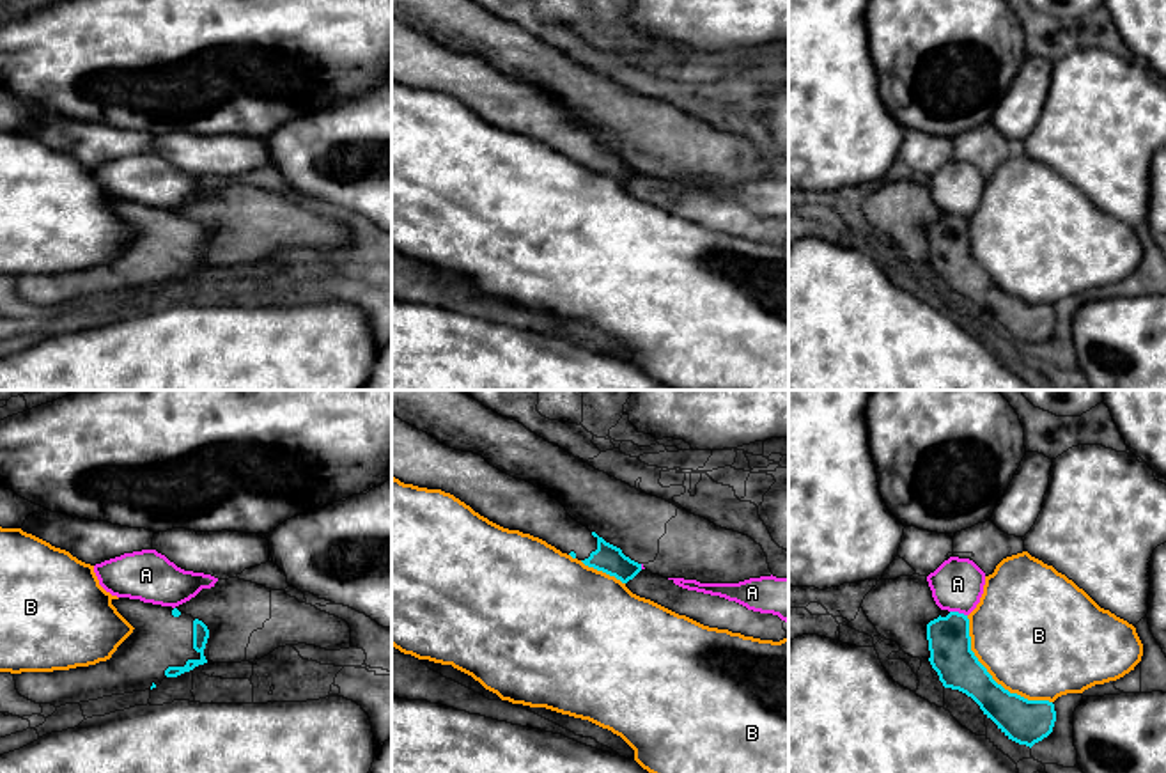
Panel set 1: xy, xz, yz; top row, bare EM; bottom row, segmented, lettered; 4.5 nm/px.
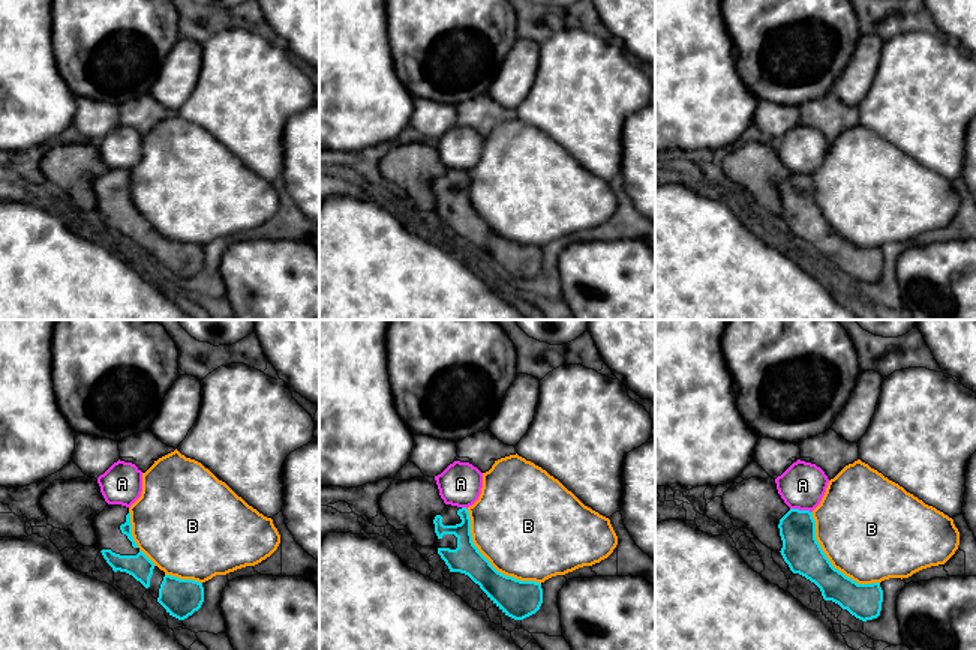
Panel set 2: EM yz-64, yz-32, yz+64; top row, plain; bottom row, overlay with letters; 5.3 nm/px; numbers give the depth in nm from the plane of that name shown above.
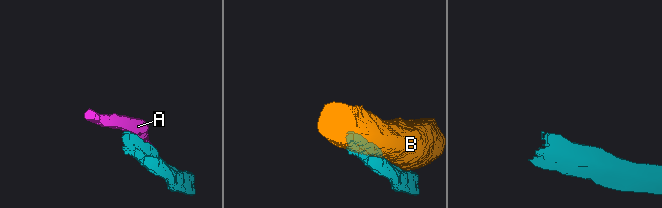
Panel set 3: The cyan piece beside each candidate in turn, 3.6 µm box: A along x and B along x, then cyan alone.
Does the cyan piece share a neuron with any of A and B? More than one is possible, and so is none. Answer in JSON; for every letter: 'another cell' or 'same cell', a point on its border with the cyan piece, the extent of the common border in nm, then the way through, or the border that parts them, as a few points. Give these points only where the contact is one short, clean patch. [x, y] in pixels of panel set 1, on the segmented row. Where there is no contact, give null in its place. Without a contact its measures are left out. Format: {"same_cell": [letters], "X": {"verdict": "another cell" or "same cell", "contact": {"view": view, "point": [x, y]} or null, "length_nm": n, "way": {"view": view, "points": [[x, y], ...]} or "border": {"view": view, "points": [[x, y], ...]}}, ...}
{"same_cell": [], "A": {"verdict": "another cell", "contact": {"view": "yz", "point": [957, 612]}, "length_nm": 80, "border": {"view": "yz", "points": [[950, 610], [966, 616]]}}, "B": {"verdict": "another cell", "contact": {"view": "yz", "point": [991, 676]}, "length_nm": 550}}

